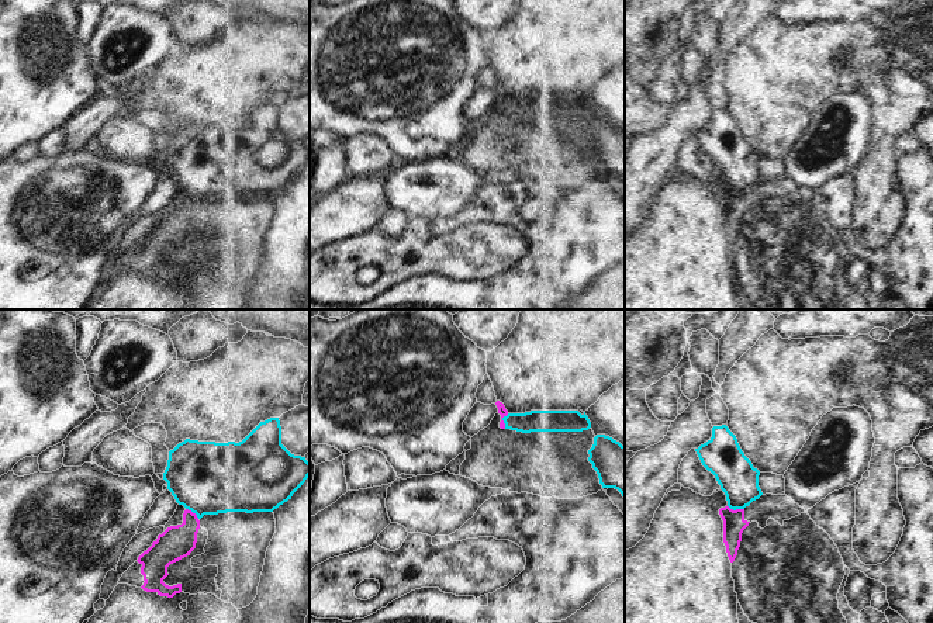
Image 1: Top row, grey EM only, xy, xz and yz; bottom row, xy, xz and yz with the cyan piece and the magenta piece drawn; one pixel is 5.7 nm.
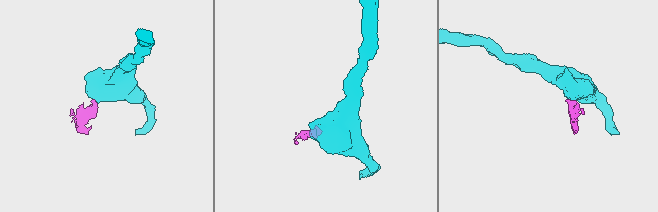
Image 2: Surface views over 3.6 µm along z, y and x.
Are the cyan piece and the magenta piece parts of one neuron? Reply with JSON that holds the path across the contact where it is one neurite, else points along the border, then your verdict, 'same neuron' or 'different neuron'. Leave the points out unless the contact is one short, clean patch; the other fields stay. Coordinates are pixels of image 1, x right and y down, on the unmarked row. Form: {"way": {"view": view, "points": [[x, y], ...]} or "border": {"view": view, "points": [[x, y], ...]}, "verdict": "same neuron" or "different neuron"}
{"border": {"view": "xz", "points": [[508, 99], [503, 103], [504, 113]]}, "verdict": "different neuron"}

